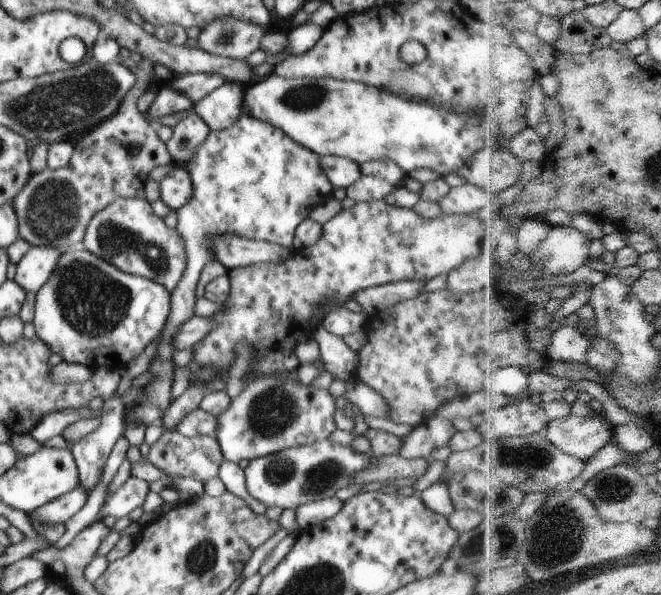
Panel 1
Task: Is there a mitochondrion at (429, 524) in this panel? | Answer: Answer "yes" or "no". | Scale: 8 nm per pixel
no

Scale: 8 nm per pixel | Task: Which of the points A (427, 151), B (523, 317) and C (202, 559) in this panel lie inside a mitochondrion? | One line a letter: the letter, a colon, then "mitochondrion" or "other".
A: mitochondrion
B: other
C: mitochondrion

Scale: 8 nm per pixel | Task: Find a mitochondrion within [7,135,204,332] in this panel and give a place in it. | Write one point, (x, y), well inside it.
(52, 212)

